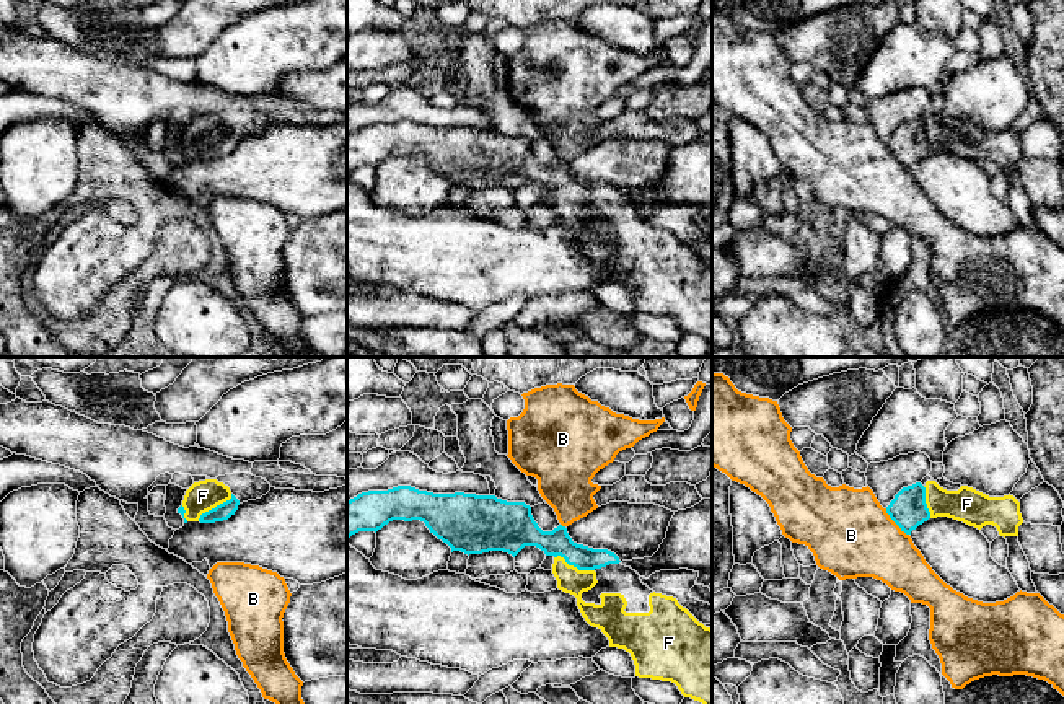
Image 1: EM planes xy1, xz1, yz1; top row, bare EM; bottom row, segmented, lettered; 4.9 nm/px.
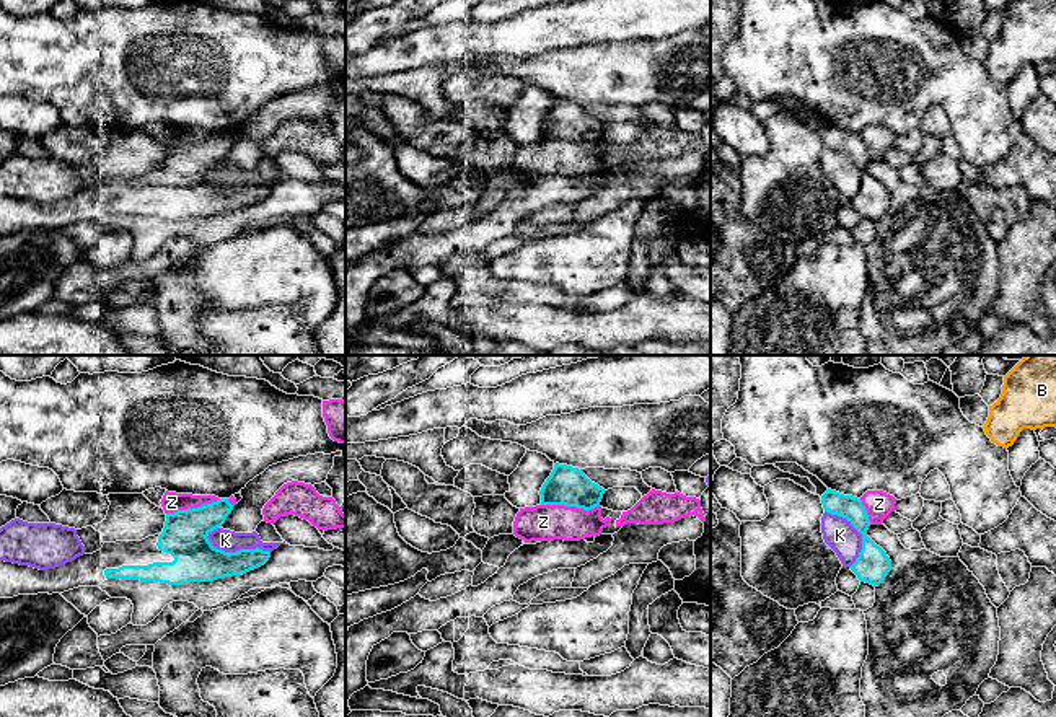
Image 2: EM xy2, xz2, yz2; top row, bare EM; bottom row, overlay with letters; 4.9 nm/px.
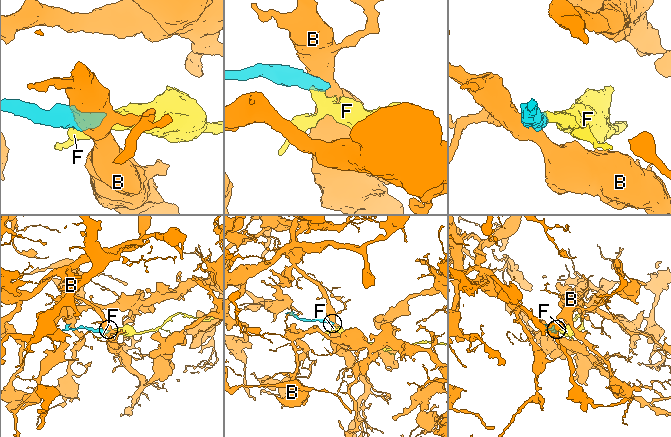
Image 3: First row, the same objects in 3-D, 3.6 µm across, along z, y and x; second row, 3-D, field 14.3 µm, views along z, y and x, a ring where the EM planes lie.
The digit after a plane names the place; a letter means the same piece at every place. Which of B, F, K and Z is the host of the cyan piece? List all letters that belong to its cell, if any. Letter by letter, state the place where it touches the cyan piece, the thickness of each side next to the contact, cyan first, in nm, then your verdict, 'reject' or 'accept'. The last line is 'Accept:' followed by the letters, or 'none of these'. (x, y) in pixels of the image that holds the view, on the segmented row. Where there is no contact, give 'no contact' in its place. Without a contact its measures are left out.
B: yz1 (895, 522) | 180/420 nm | reject
F: xz1 (574, 566) | 130/130 nm | accept
K: xy2 (237, 551) | 220/110 nm | reject
Z: xz2 (571, 505) | 190/180 nm | reject
Accept: F

